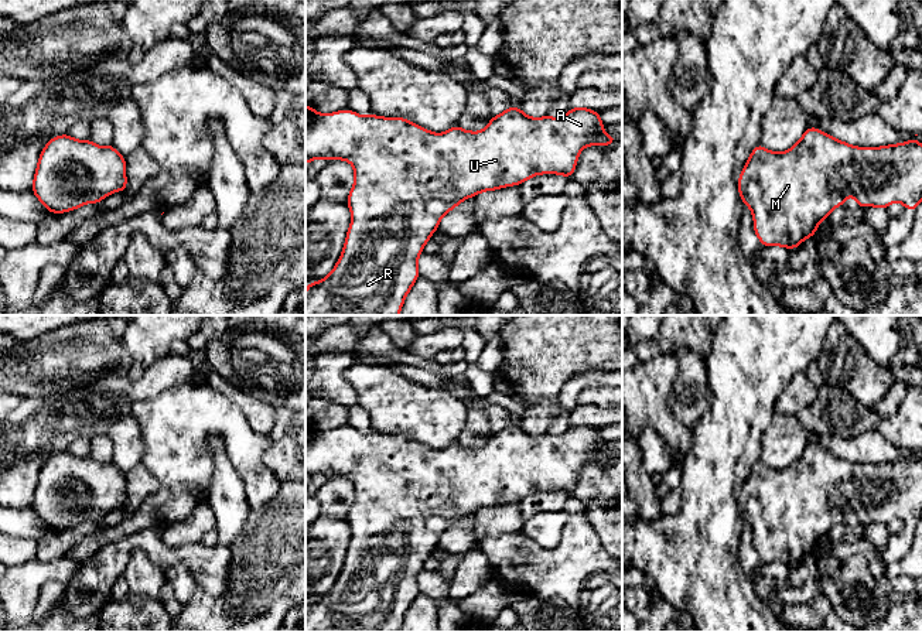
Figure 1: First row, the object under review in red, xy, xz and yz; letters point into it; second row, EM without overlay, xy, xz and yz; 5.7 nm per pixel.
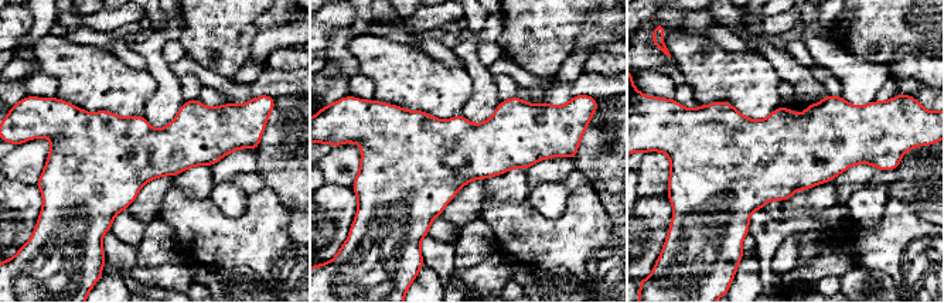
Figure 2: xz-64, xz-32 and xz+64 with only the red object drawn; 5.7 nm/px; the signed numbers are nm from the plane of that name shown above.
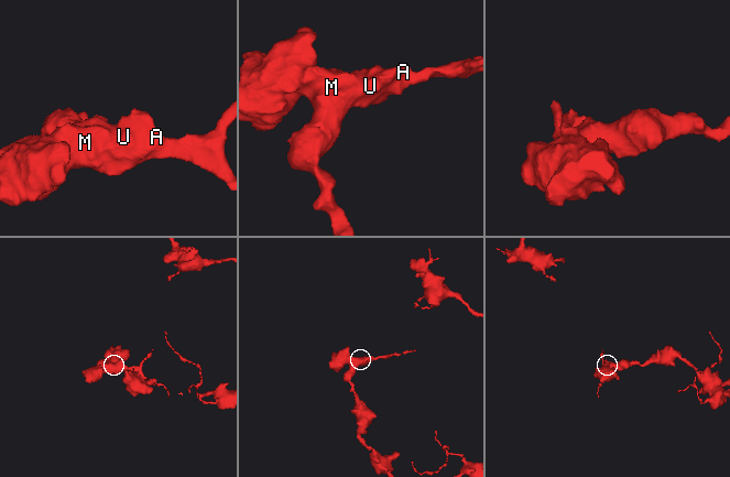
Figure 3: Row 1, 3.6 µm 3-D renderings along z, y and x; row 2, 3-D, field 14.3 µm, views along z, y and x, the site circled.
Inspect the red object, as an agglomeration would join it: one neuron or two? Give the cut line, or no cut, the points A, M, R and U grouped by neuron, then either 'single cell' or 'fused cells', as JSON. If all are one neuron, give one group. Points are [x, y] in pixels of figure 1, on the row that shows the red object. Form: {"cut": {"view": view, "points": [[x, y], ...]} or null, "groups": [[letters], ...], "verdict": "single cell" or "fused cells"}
{"cut": null, "groups": [["A", "M", "R", "U"]], "verdict": "single cell"}

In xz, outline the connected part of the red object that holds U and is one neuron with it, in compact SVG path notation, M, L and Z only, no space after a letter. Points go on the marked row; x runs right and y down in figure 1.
M305 105L305 164L315 158L345 160L355 171L346 199L352 222L344 250L327 277L305 284L305 315L399 315L420 277L419 256L447 212L479 192L519 187L535 175L559 174L570 180L584 147L615 144L617 137L608 136L602 126L600 113L588 107L571 107L561 117L529 117L510 106L481 131L468 131L457 124L445 133L431 133L404 117L361 116L349 109L321 115Z

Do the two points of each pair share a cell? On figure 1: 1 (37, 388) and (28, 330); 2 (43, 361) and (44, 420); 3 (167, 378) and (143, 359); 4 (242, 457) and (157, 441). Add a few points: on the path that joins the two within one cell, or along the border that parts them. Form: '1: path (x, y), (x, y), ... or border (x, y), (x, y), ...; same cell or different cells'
1: border (55, 330), (31, 340), (14, 338); different cells
2: border (77, 388), (24, 398); different cells
3: border (170, 352), (153, 362), (133, 382); different cells
4: path (228, 433), (222, 427), (181, 427); same cell

